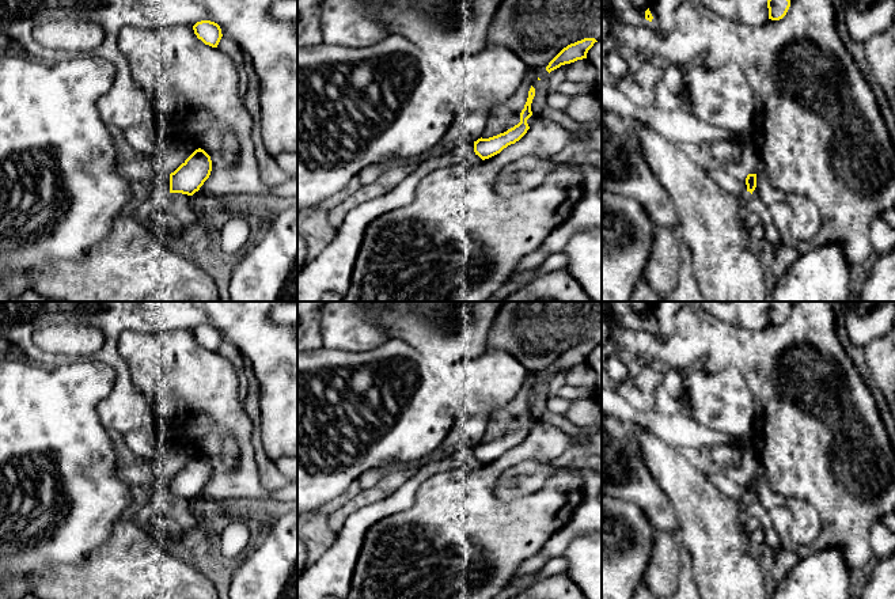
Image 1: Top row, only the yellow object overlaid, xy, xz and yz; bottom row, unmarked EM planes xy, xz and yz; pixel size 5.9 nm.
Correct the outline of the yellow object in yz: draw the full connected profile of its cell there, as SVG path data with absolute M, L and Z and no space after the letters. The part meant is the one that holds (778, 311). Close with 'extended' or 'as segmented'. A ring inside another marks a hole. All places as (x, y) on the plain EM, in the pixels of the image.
M769 302L769 323L780 325L782 323L790 311L790 304L788 302Z; as segmented

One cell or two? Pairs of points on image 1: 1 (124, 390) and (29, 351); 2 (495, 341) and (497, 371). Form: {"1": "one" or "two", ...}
{"1": "one", "2": "two"}

